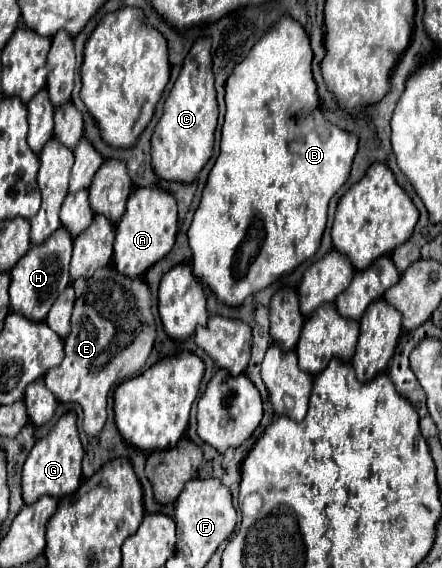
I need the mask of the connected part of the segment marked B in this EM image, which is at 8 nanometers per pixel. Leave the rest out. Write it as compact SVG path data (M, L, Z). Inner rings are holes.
M290 16L270 28L226 80L226 116L220 156L206 182L200 206L188 230L192 270L218 302L240 306L248 296L270 286L278 276L310 260L326 228L330 198L346 182L358 136L332 126L320 108L312 80L312 48L304 28Z

